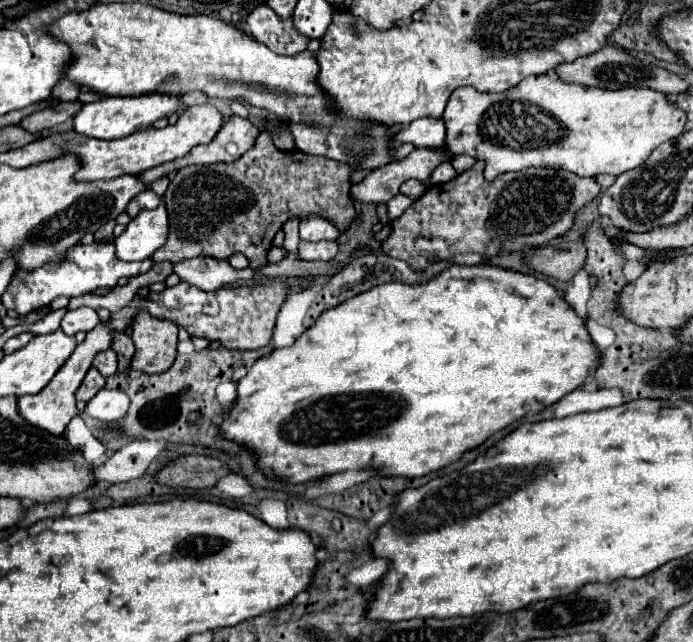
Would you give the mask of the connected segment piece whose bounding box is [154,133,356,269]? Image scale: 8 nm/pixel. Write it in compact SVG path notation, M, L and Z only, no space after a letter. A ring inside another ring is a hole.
M264 133L256 139L256 145L246 151L240 159L232 163L210 163L210 165L188 165L180 169L164 193L164 205L168 209L168 223L170 233L168 241L154 253L154 261L184 261L200 255L208 255L214 259L228 259L234 251L244 253L250 259L252 269L264 267L264 255L268 253L268 247L272 247L272 237L276 235L282 225L292 217L308 217L308 215L324 215L326 219L334 221L336 227L344 233L350 223L356 217L356 211L350 203L348 191L350 191L350 175L356 169L352 169L348 163L340 163L328 157L312 157L302 151L280 151L274 147L272 139ZM330 183L330 207L322 209L316 203L316 189L320 185Z

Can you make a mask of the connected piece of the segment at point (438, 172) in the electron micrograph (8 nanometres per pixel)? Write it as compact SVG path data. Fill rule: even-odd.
M446 159L446 161L442 161L432 173L430 173L430 183L432 185L440 185L440 183L446 183L448 179L454 179L458 173L454 171L454 167L452 167L452 163Z

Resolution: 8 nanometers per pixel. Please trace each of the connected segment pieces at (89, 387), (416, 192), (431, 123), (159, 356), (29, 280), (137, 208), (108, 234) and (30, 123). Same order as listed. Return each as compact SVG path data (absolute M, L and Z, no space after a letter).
M90 367L80 389L76 391L76 399L78 401L90 401L100 389L104 389L104 385L106 385L106 379L100 375L100 371L96 367Z
M408 179L406 183L400 185L400 193L410 199L418 199L424 193L424 185L420 185L420 181L416 181L416 179L412 179L412 181Z
M424 117L412 121L406 129L400 129L390 141L390 149L398 143L412 143L416 149L446 149L446 127L440 119Z
M138 313L136 319L132 319L130 335L136 345L130 369L142 373L164 373L174 363L178 343L176 323Z
M90 243L90 245L76 245L64 257L64 263L52 263L52 267L40 267L38 271L30 271L28 275L14 275L8 291L2 295L2 303L6 309L14 309L18 315L26 315L42 305L48 305L52 299L64 297L78 297L84 293L92 293L100 287L116 287L120 277L136 277L146 273L154 265L152 259L144 259L138 263L124 263L116 259L112 243Z
M146 189L128 203L128 213L140 213L142 209L156 209L160 205L160 201L162 199L152 189Z
M114 219L106 222L102 227L100 227L100 229L98 229L94 233L95 240L98 242L112 241L114 239L113 230L115 226L116 221Z
M66 101L66 103L58 103L54 107L48 107L48 109L42 109L42 111L36 111L32 115L28 115L28 119L24 117L20 121L20 127L30 131L30 133L40 133L44 129L50 129L54 125L60 125L64 123L68 117L74 117L78 111L80 111L80 103L78 101Z

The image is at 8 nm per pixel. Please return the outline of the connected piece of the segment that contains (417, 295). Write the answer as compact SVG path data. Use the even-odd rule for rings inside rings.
M452 265L424 285L384 283L352 299L346 299L344 303L324 311L324 315L320 315L318 321L308 327L294 345L274 349L268 357L256 359L252 367L244 367L242 377L236 381L236 401L218 425L218 435L254 451L260 471L266 473L270 469L276 477L288 483L308 483L318 477L328 477L348 469L372 469L380 477L422 477L454 463L462 453L478 447L512 421L518 421L528 413L538 413L562 399L566 393L578 389L586 381L588 371L596 367L596 355L598 349L590 339L586 321L580 319L576 311L546 281L502 267Z

